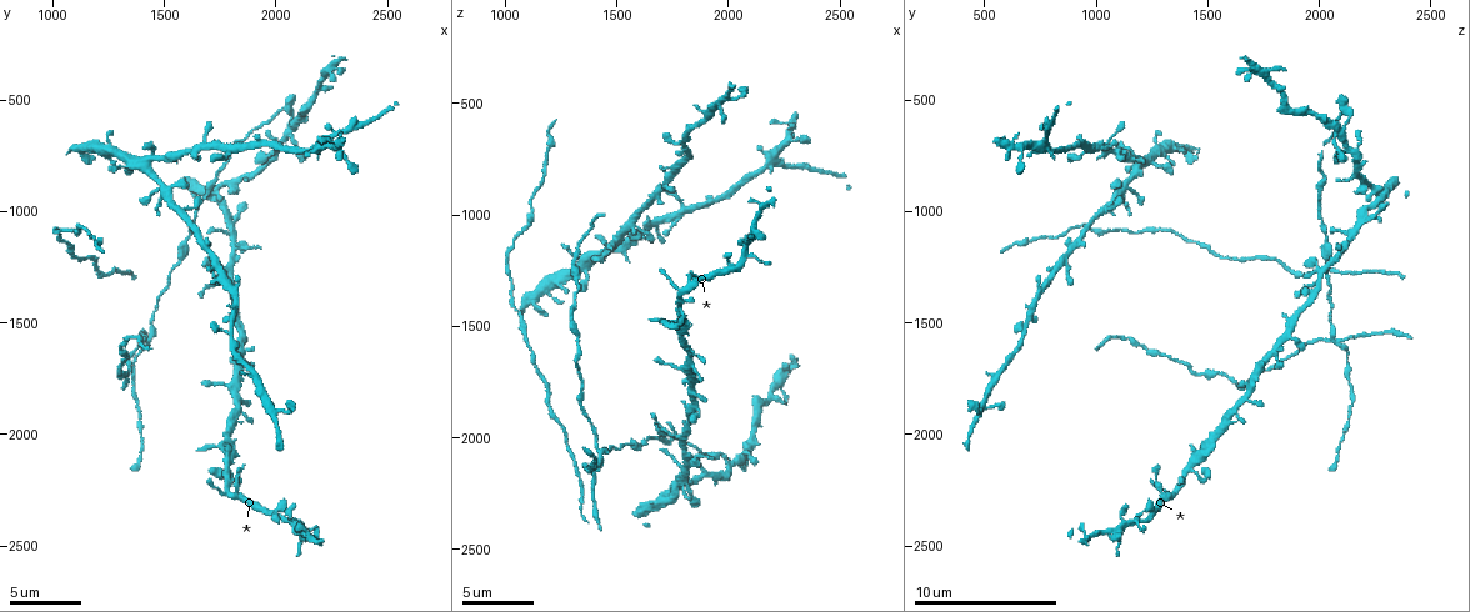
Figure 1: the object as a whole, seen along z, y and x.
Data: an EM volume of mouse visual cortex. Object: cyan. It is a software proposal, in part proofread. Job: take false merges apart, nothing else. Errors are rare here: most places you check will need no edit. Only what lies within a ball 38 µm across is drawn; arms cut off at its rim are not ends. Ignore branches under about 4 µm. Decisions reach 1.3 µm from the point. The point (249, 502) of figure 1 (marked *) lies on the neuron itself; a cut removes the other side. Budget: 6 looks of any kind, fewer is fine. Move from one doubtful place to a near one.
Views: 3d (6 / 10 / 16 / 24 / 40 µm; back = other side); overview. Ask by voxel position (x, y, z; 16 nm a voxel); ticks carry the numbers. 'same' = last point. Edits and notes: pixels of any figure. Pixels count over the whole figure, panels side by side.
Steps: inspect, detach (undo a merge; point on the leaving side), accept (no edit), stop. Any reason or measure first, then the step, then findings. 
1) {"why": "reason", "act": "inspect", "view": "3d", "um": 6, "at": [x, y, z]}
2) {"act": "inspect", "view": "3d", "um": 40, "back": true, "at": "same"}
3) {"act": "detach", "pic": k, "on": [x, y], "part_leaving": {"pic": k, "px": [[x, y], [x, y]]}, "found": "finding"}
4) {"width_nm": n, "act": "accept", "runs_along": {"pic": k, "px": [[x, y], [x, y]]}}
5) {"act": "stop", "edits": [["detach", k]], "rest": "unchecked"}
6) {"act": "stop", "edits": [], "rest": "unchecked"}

{"why": "four or more arms meet", "act": "inspect", "view": "3d", "um": 16, "at": [1430, 1590, 2050]}

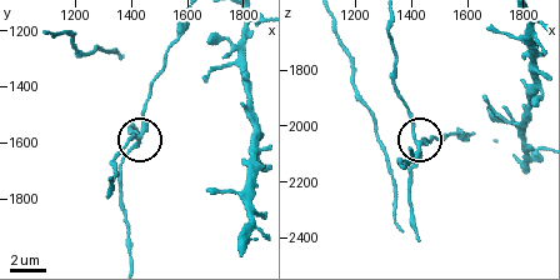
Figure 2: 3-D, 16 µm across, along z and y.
{"why": "closer look", "act": "inspect", "view": "3d", "um": 6, "at": [1430, 1570, 2070]}

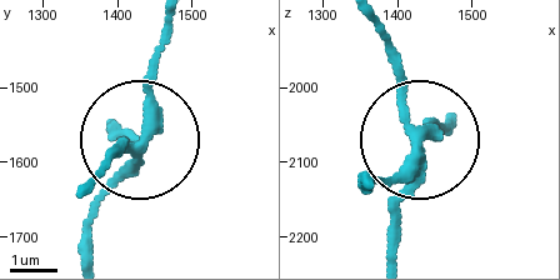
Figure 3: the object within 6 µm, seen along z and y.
{"act": "detach", "pic": 3, "on": [120, 133], "part_leaving": {"pic": 3, "px": [[421, 145], [398, 249]]}, "found": "two neurons meet here"}

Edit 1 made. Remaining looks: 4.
{"act": "inspect", "view": "overview"}

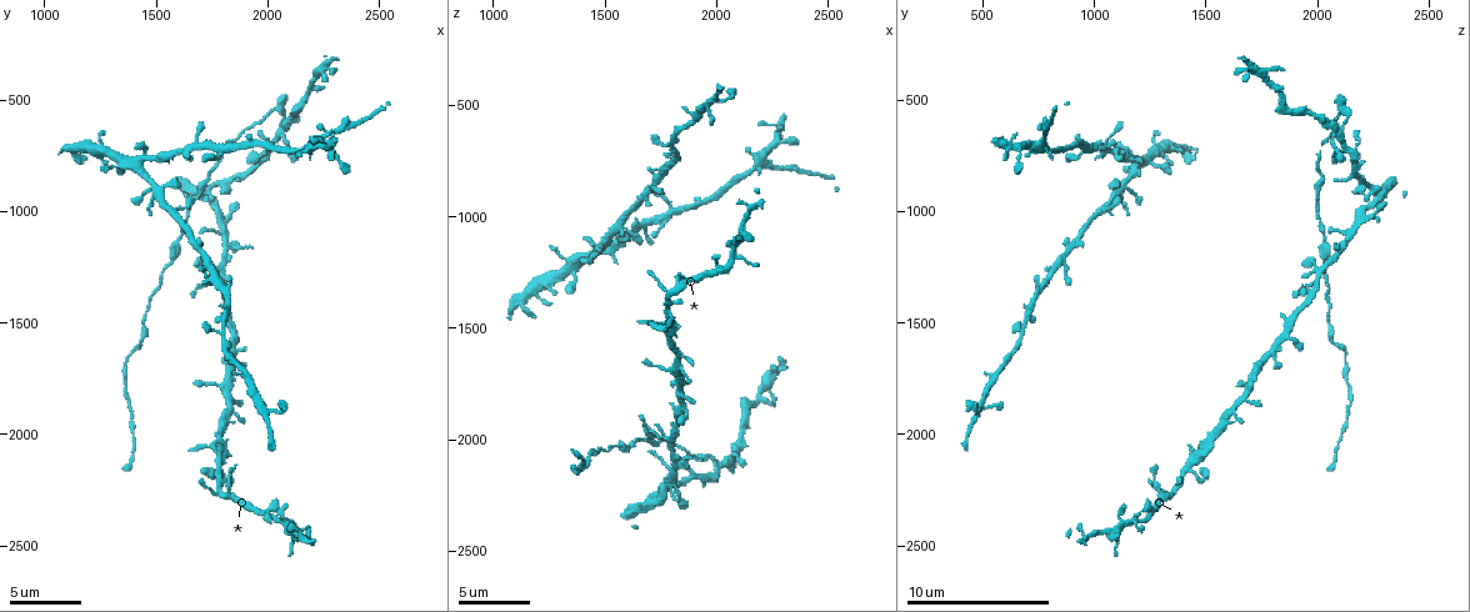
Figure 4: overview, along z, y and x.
{"why": "three arms meet", "act": "inspect", "view": "3d", "um": 10, "at": [1790, 1550, 670]}

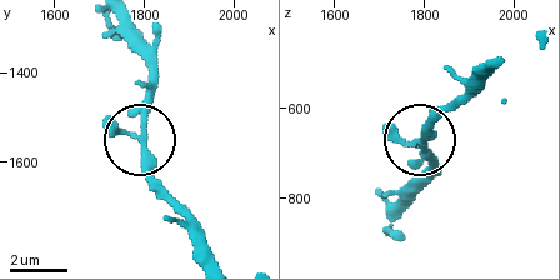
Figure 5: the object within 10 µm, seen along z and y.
{"act": "inspect", "view": "3d", "um": 10, "back": true, "at": [1800, 1545, 680]}

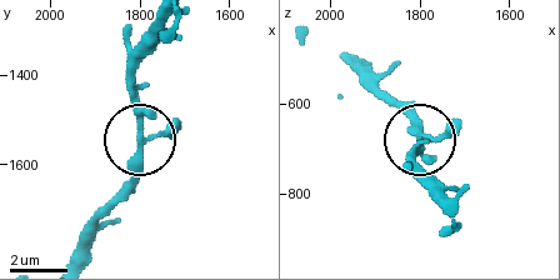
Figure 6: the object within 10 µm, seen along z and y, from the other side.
{"act": "accept", "found": "one neuron here"}

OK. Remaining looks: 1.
{"act": "stop", "edits": [["detach", 3]], "rest": "unchecked"}

